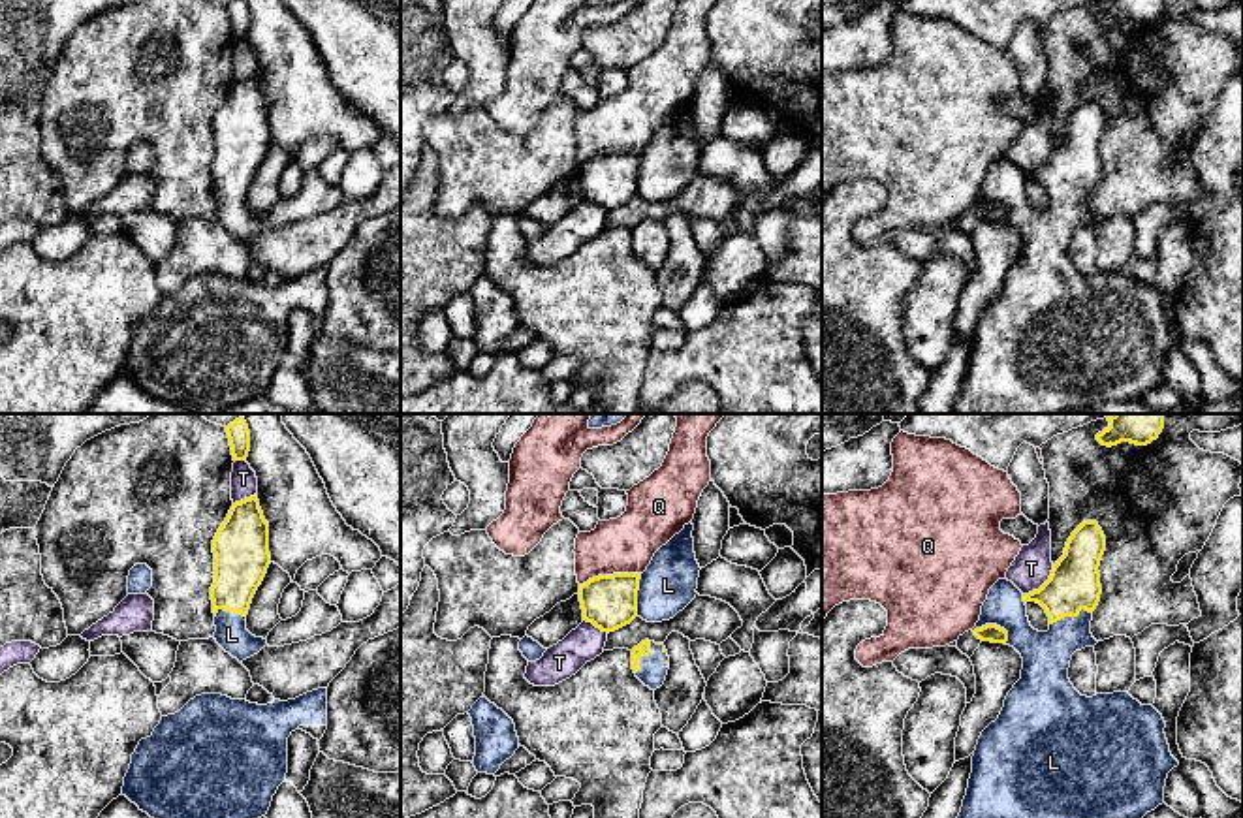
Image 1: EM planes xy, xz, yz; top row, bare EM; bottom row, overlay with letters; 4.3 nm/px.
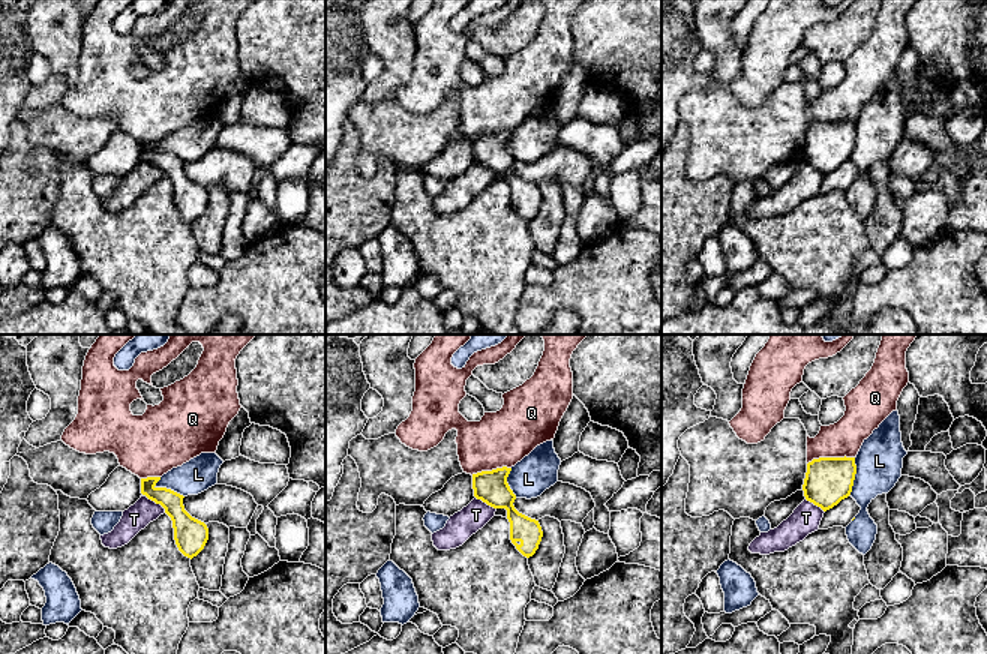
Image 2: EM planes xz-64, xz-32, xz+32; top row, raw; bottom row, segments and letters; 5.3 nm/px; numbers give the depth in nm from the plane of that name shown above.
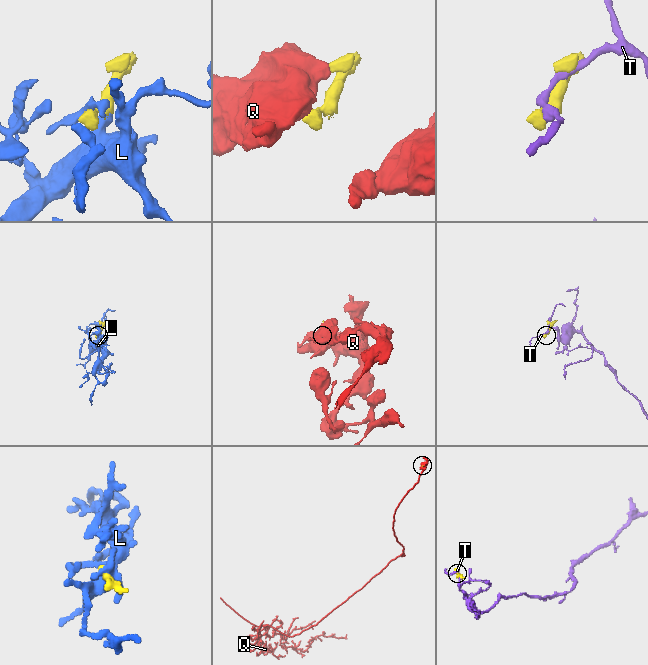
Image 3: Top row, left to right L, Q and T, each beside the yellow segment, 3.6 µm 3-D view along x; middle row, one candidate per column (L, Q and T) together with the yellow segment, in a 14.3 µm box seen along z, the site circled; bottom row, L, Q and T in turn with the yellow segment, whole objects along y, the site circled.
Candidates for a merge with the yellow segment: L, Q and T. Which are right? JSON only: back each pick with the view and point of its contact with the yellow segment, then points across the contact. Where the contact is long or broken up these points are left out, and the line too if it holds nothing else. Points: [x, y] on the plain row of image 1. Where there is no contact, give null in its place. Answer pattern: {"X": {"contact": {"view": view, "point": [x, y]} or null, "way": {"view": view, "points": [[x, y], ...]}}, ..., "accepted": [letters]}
{"L": {"contact": {"view": "yz", "point": [993, 204]}}, "accepted": ["L"]}

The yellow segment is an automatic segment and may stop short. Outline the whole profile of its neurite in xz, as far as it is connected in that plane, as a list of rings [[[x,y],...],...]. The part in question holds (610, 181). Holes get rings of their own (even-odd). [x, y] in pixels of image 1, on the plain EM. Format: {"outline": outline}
{"outline": [[[692,102],[684,103],[654,132],[643,152],[598,154],[579,164],[583,199],[609,212],[636,196],[662,201],[683,190],[698,173],[701,149],[692,109]]]}

